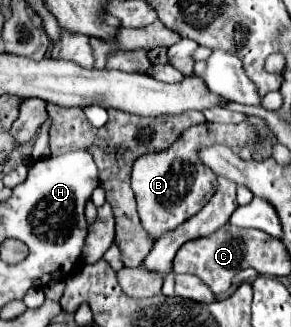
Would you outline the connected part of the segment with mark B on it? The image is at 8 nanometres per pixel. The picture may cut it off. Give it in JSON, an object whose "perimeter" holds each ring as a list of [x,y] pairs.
{"perimeter":[[[204,122],[188,128],[170,148],[156,154],[146,154],[136,160],[132,170],[132,190],[138,202],[140,222],[154,242],[162,238],[162,234],[166,234],[168,230],[180,226],[180,222],[186,222],[190,216],[200,212],[214,194],[216,174],[198,160],[198,150],[202,146],[210,146],[216,142],[236,150],[248,142],[258,142],[258,138],[248,122],[240,122],[240,124]]]}

